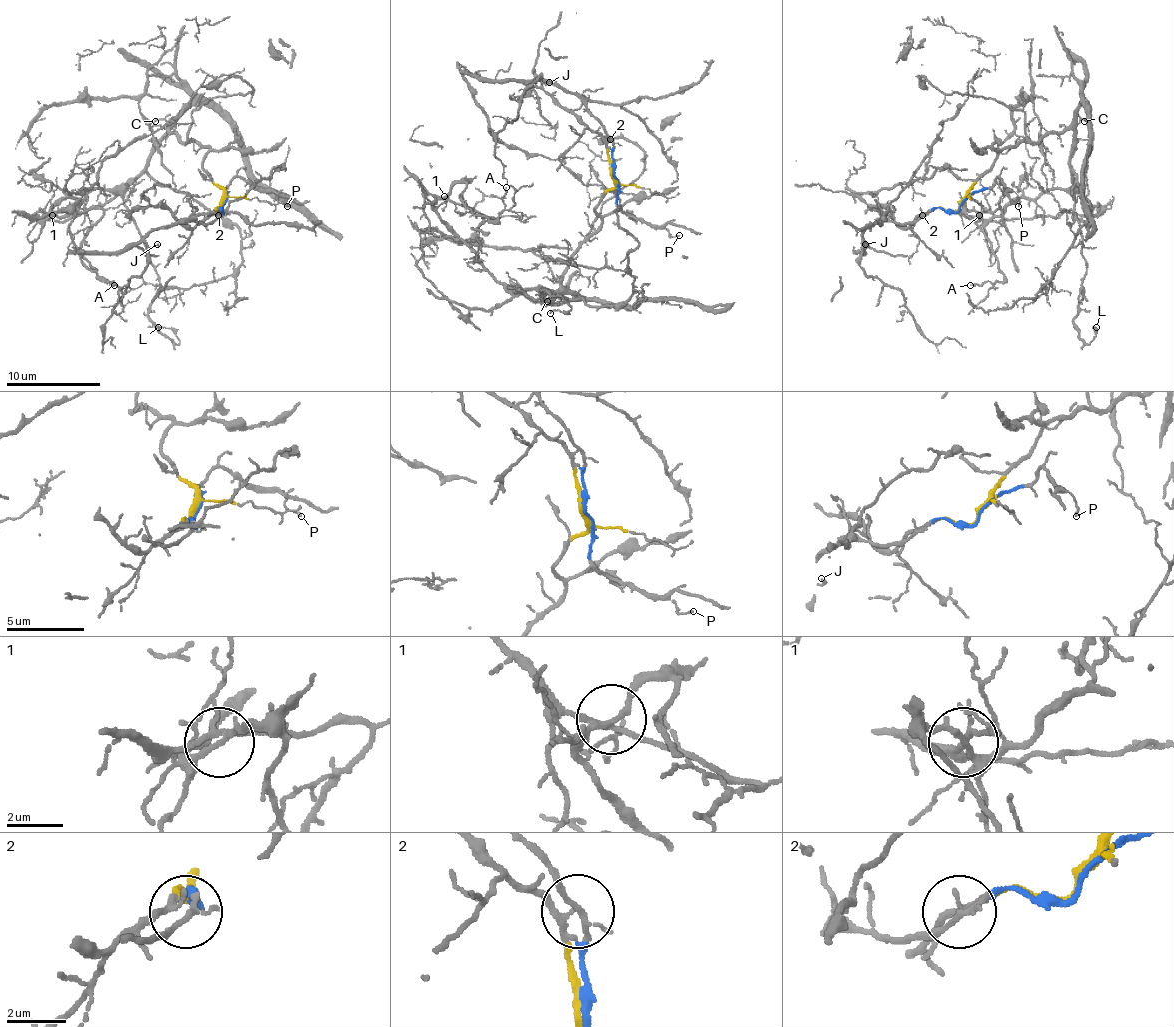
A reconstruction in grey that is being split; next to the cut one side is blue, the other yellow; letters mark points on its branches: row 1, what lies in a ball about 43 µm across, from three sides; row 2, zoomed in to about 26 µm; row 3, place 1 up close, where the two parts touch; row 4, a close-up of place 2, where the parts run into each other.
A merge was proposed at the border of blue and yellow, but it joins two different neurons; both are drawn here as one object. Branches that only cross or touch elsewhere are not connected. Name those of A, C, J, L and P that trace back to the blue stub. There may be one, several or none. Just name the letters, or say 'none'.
J, P

